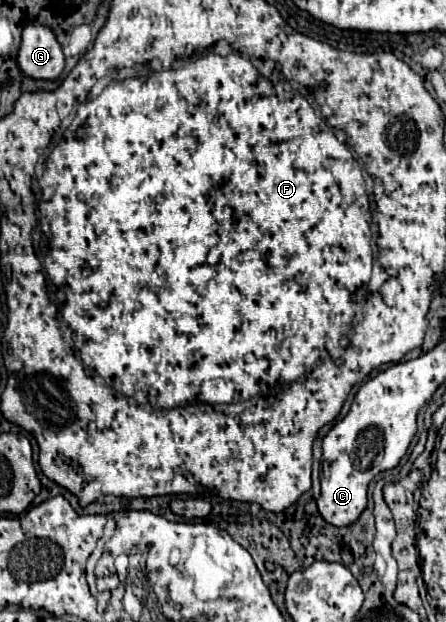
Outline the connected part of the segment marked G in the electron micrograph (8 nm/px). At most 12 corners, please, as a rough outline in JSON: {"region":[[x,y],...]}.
{"region":[[24,26],[18,64],[30,78],[58,78],[64,52],[54,30]]}

